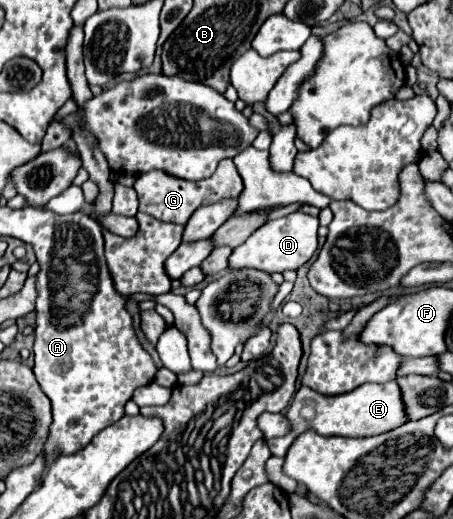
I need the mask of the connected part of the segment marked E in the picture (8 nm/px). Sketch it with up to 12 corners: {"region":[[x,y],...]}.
{"region":[[396,381],[328,399],[300,387],[292,431],[266,441],[286,457],[310,427],[320,435],[370,437],[408,421]]}

